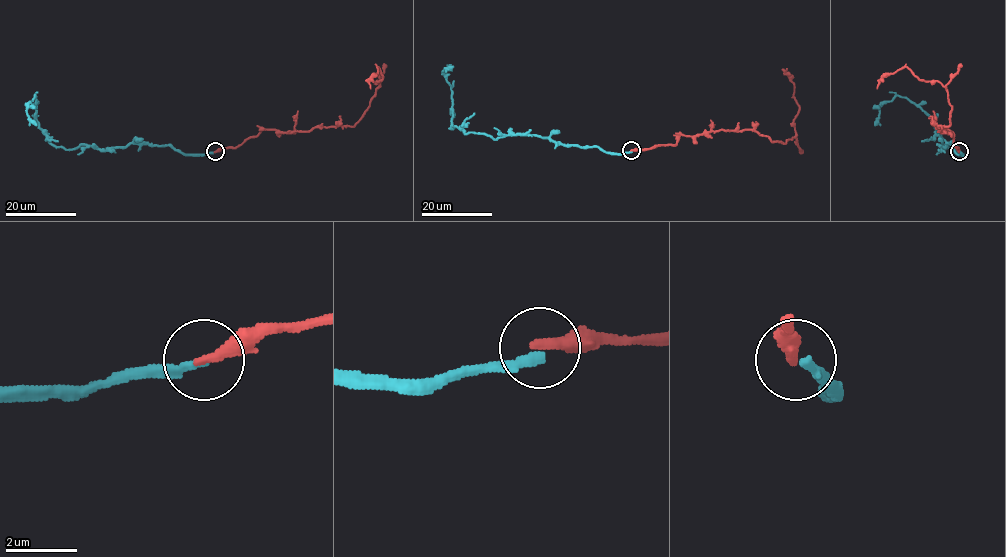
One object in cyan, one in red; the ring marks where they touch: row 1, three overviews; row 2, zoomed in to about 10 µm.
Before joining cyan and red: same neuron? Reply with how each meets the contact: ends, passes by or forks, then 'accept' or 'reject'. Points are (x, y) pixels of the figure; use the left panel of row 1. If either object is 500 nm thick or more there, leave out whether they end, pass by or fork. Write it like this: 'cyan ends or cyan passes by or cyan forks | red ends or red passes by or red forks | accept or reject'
cyan ends | red ends | reject

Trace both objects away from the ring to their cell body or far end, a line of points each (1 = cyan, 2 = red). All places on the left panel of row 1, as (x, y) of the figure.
1: (215, 152), (184, 154), (131, 143), (105, 150), (53, 145), (36, 119), (34, 95), (26, 107), (37, 124)
2: (215, 152), (236, 147), (263, 128), (283, 132), (354, 126), (383, 78), (377, 67), (370, 88)

